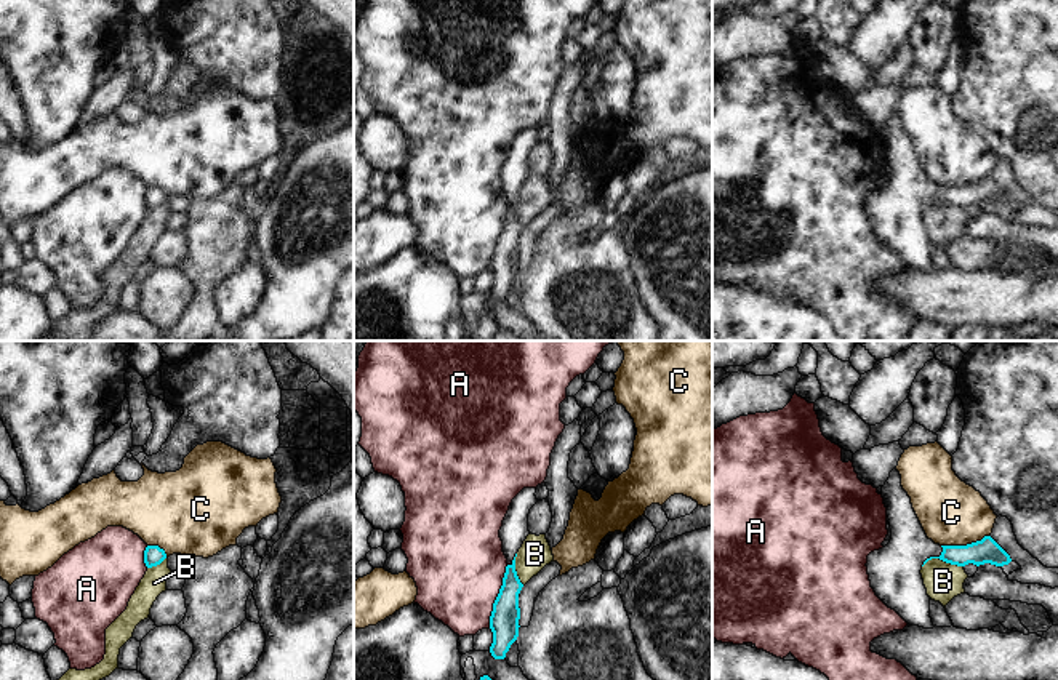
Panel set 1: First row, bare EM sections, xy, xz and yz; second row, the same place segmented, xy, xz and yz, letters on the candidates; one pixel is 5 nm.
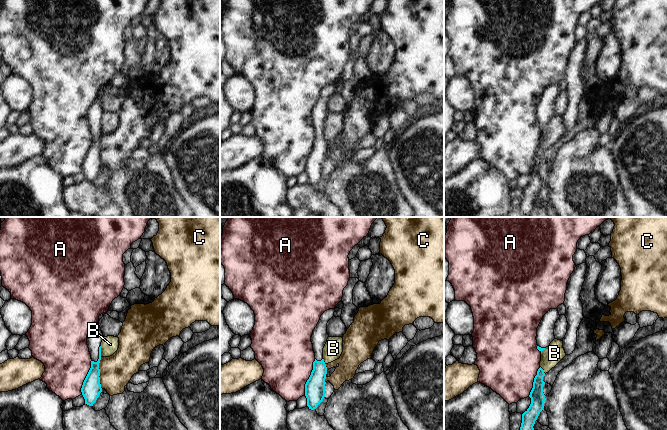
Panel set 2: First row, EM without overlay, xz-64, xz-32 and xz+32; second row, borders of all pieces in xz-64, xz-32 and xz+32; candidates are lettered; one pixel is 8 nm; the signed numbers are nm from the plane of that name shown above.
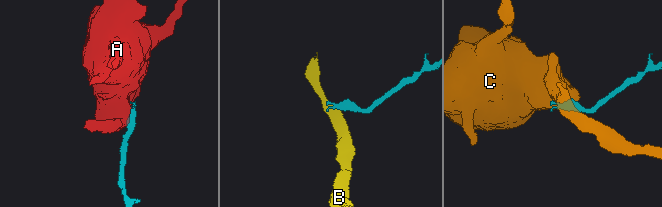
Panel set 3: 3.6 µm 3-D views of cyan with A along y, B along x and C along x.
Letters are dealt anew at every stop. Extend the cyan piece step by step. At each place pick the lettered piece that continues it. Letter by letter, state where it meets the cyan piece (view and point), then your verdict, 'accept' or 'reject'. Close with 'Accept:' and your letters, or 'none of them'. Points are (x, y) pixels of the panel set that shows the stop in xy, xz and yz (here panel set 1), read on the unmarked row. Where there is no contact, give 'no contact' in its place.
A: contact xz (496, 239); reject
B: contact yz (941, 200); reject
C: contact yz (967, 186); reject
Accept: none of them

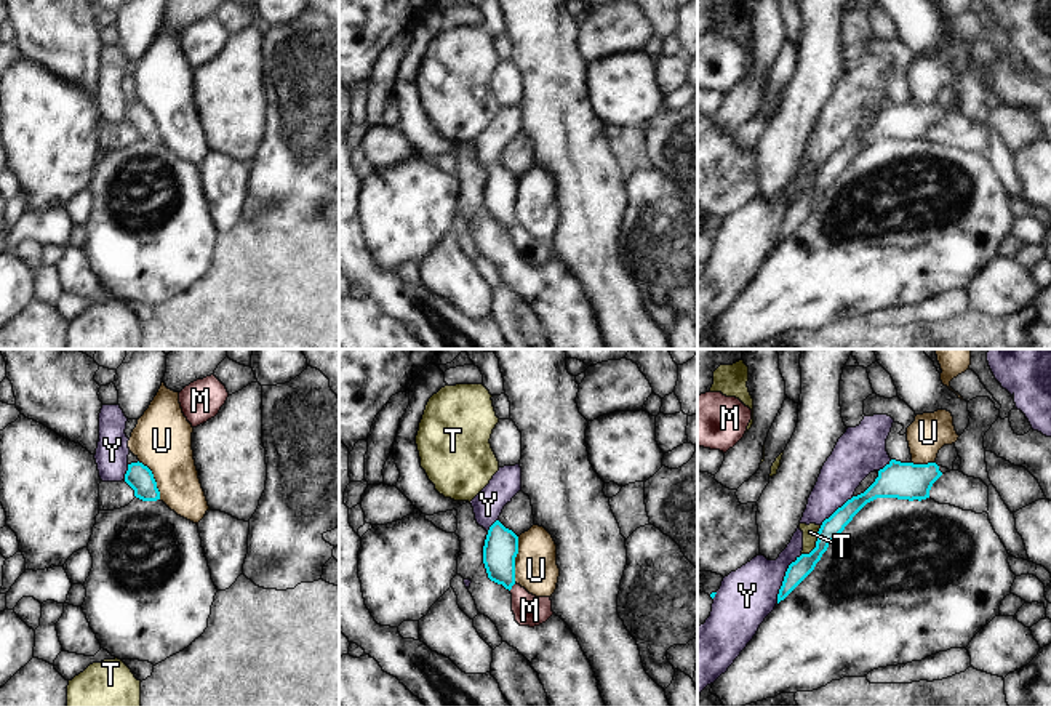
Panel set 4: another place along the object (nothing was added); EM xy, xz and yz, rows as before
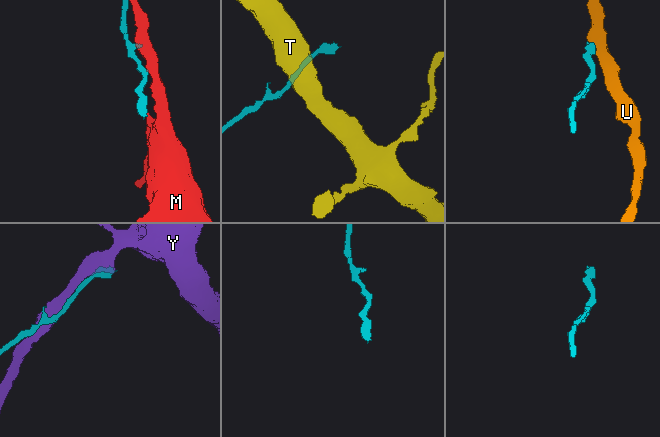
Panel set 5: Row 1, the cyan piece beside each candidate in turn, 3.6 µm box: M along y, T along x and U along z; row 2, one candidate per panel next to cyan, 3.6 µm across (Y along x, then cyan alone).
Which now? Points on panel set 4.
M: contact xz (512, 226); reject
T: contact yz (816, 184); reject
U: contact xz (514, 200); reject
Y: contact yz (784, 220); reject
Accept: none of them

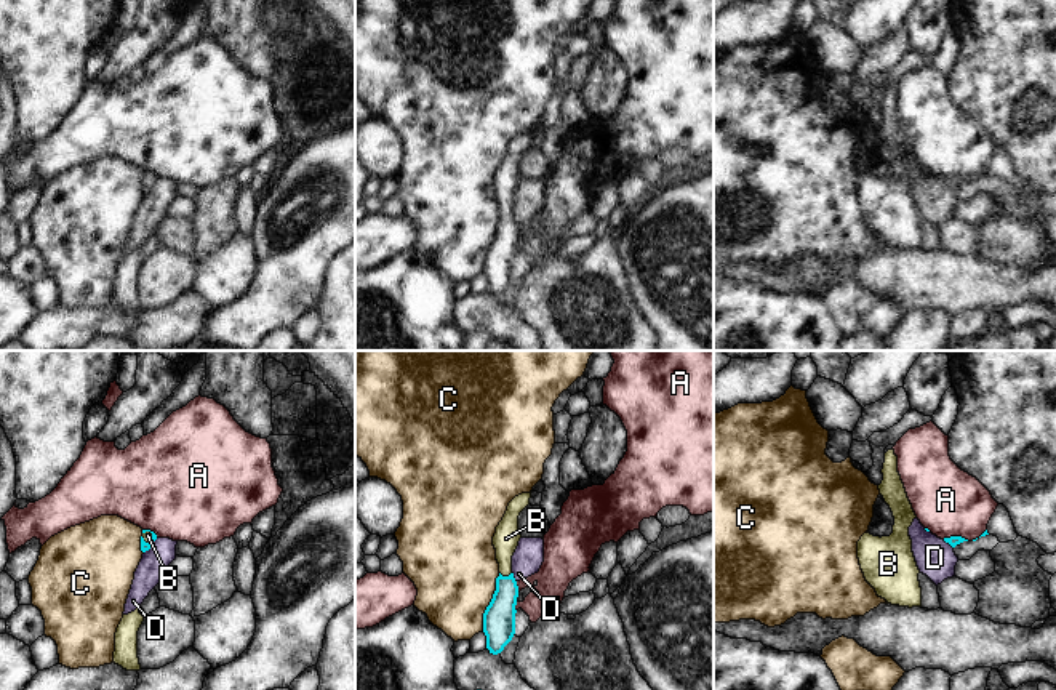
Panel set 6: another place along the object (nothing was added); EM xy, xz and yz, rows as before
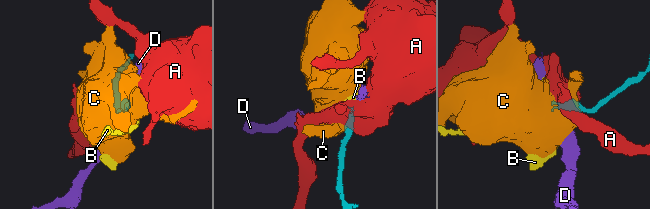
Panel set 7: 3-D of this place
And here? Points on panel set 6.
A: contact xy (149, 172); reject
B: contact xz (506, 218); accept
C: contact xz (490, 244); reject
D: contact xy (151, 186); reject
Accept: B

